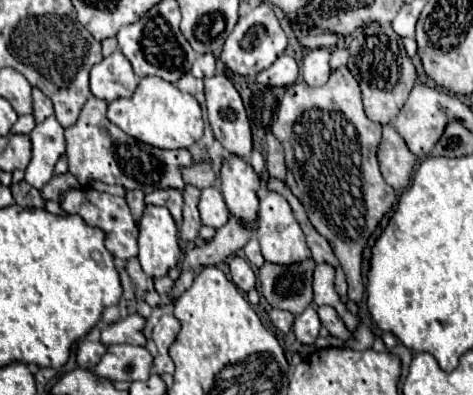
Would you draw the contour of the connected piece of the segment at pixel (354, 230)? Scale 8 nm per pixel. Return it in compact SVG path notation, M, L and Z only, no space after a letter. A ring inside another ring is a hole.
M338 67L322 87L310 87L304 81L290 85L270 129L284 145L286 167L296 181L296 197L316 231L328 239L346 273L348 299L360 303L364 245L396 203L396 193L382 179L376 161L382 127L366 117L358 81L348 67Z

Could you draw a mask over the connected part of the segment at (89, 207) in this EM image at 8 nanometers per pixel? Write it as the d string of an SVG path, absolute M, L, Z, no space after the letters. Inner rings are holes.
M78 187L78 189L70 189L62 197L60 207L66 213L80 215L86 225L104 229L106 231L106 247L108 247L108 251L114 257L118 257L118 259L130 259L130 257L138 255L138 229L136 229L134 217L130 213L130 207L124 201L124 197L116 197L116 195L110 195L110 193L98 193L92 187Z

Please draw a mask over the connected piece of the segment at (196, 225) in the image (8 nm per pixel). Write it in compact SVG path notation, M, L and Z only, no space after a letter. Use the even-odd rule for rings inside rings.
M186 185L184 189L184 221L180 227L182 241L194 241L202 227L200 217L198 217L198 191L200 189L194 185Z

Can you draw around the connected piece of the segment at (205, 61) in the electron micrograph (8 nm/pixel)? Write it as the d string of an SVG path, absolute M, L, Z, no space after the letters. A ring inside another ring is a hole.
M206 53L206 55L200 55L200 57L194 61L192 75L194 75L194 77L198 77L198 79L212 77L212 75L214 75L214 65L216 65L216 59L214 59L214 55L210 55L210 53Z

